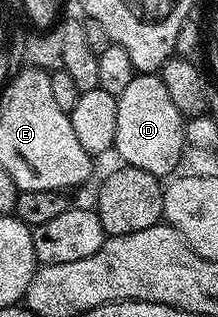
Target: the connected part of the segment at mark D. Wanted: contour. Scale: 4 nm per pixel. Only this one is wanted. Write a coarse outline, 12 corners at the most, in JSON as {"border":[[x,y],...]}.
{"border":[[136,73],[119,104],[114,150],[170,176],[185,116],[155,73]]}

